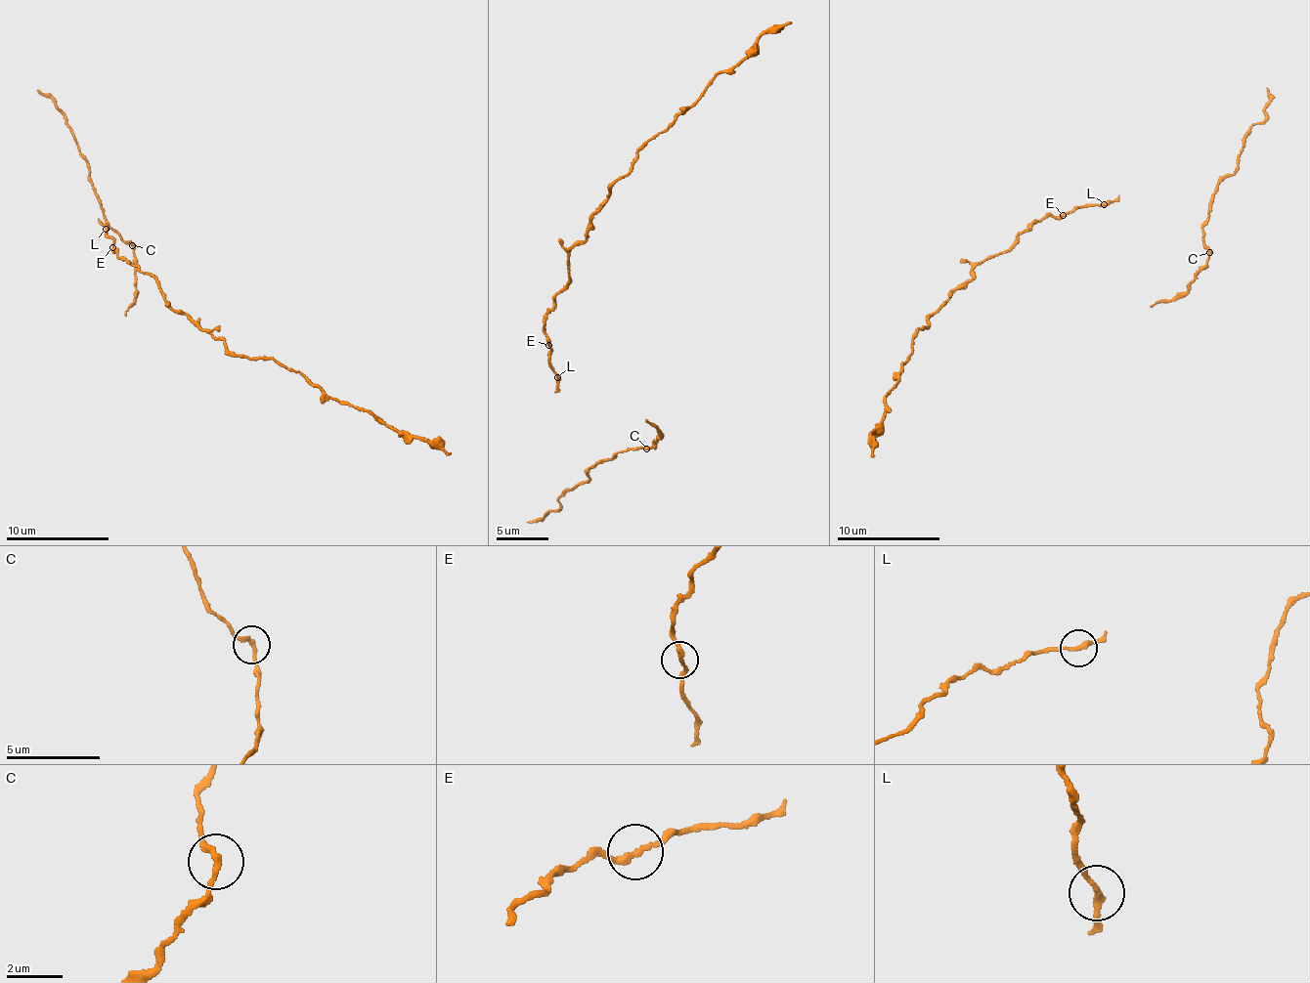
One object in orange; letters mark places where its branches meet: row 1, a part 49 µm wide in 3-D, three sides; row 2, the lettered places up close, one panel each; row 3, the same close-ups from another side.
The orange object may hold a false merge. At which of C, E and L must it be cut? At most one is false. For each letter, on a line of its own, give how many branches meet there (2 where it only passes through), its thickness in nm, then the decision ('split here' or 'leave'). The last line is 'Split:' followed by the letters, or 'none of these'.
C: 2 branches meet; 190 nm thick; leave
E: 2 branches meet; 180 nm thick; leave
L: 2 branches meet; 190 nm thick; leave
Split: none of these

